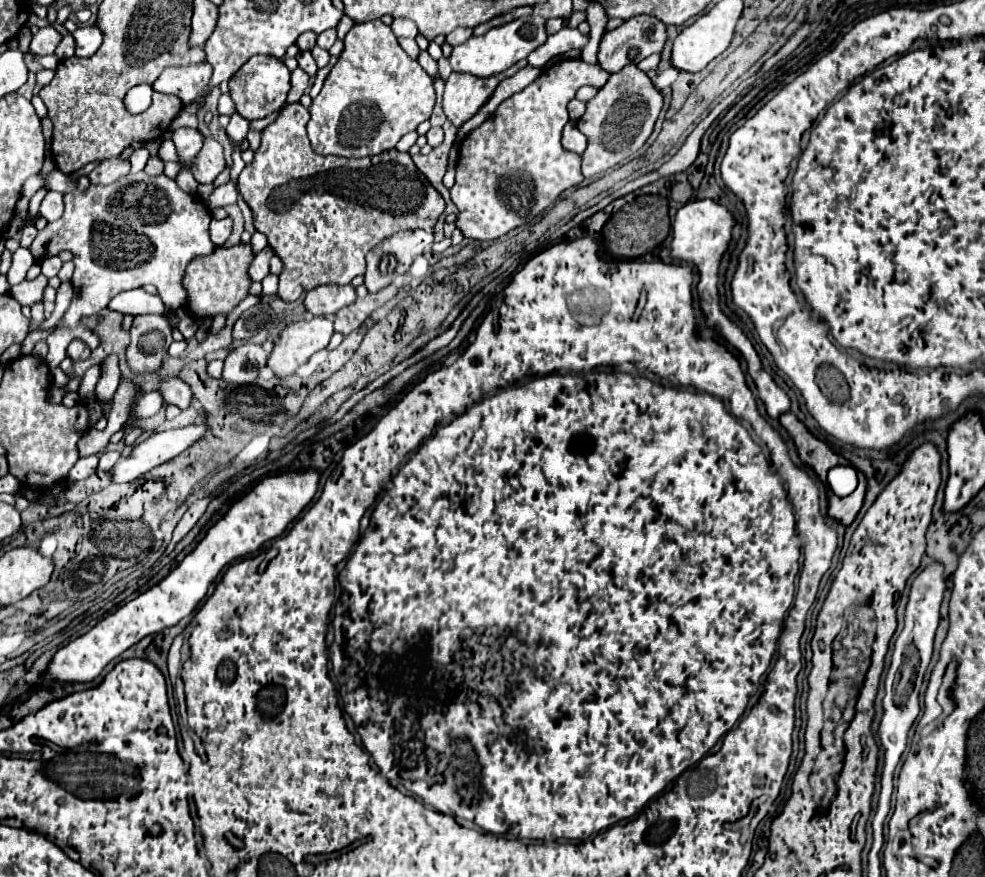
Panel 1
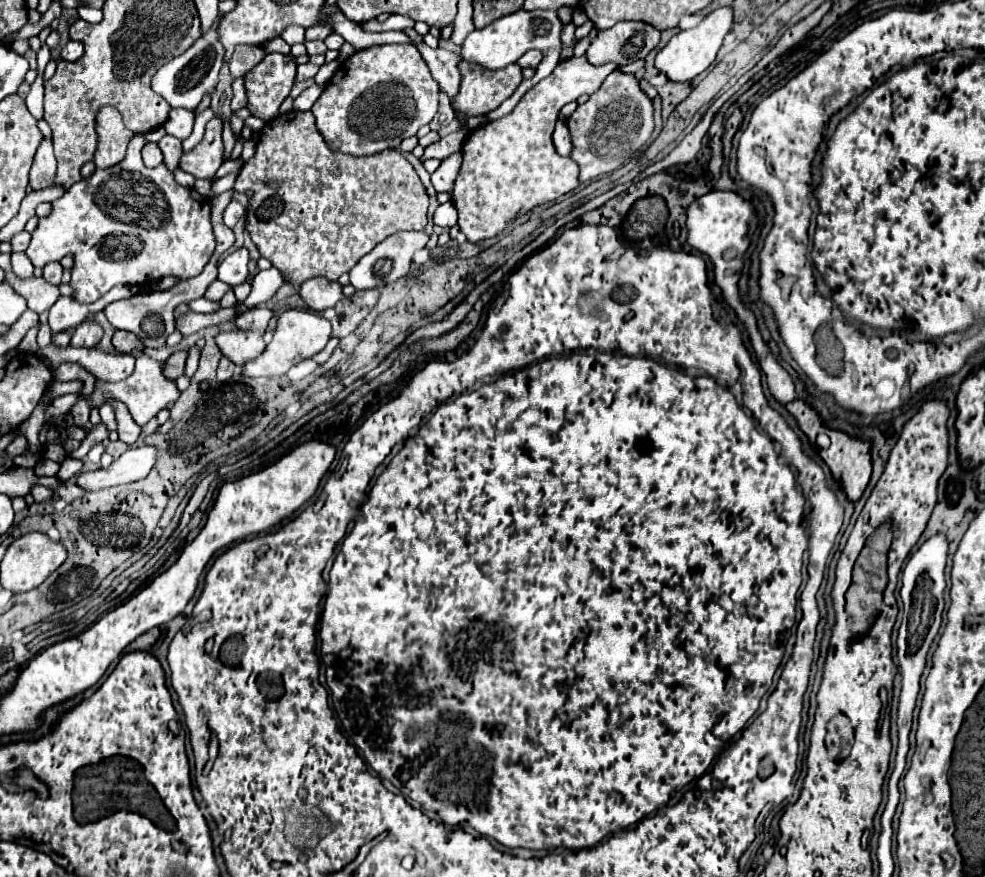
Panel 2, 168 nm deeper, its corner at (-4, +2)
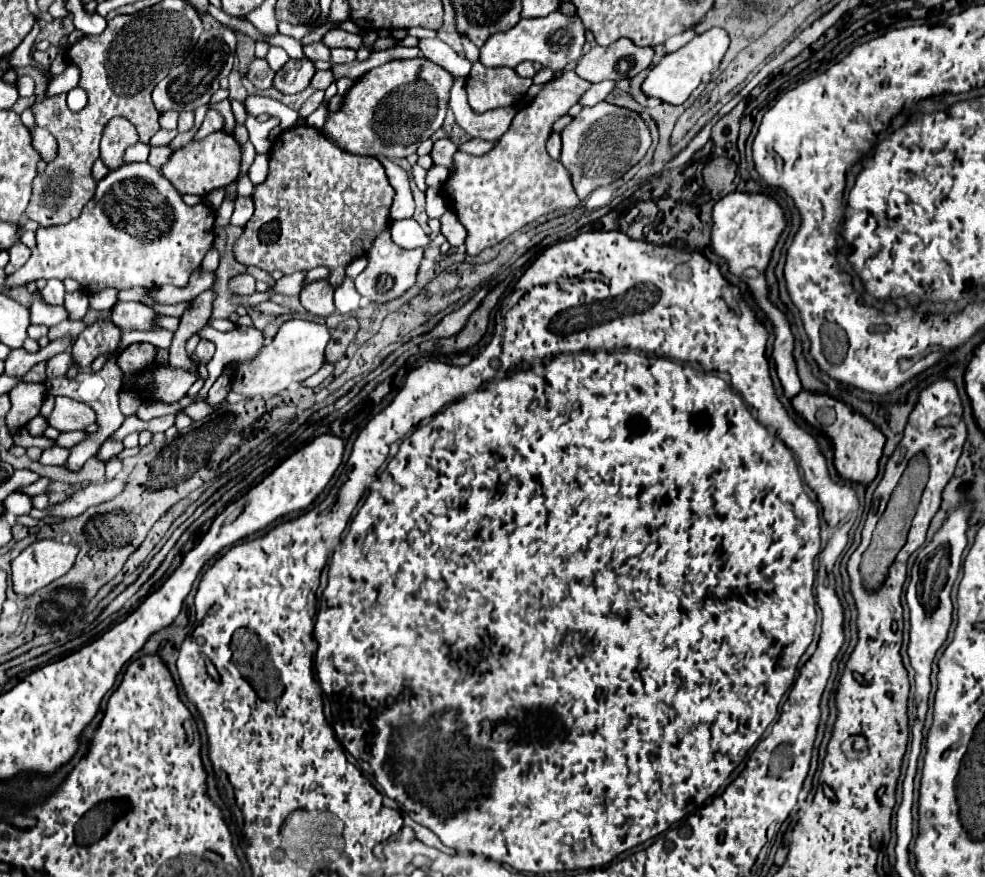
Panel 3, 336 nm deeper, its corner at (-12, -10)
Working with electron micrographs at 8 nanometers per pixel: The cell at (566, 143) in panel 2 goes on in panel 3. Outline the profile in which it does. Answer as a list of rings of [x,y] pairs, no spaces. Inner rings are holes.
[[[551,134],[551,138],[549,138],[549,142],[547,142],[547,152],[549,152],[549,156],[553,158],[553,160],[559,160],[559,152],[561,152],[561,136],[559,134]]]

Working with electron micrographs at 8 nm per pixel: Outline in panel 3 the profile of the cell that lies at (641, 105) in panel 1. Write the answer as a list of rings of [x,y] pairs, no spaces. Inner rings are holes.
[[[599,102],[593,108],[583,108],[583,112],[561,132],[561,140],[561,162],[571,174],[577,196],[585,200],[595,188],[609,186],[619,180],[647,154],[651,132],[641,114],[609,102]]]

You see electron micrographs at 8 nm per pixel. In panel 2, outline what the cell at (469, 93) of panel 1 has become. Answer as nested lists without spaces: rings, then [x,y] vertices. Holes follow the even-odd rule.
[[[461,62],[459,70],[463,80],[459,94],[453,98],[453,108],[457,108],[459,116],[477,116],[495,110],[523,80],[517,64],[509,64],[501,72],[485,72],[479,64]]]

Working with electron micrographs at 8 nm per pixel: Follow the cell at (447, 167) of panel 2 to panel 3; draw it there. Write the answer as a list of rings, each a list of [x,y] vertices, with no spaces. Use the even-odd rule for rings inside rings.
[[[441,138],[433,144],[433,150],[431,150],[431,158],[435,164],[443,164],[451,174],[453,174],[453,168],[451,168],[451,160],[453,160],[453,154],[457,152],[457,146],[449,140],[449,138]]]

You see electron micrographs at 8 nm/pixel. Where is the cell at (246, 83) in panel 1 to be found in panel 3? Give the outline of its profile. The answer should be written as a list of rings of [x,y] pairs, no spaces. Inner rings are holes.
[[[289,60],[273,80],[273,86],[279,92],[301,92],[309,86],[309,80],[315,74],[311,60]]]

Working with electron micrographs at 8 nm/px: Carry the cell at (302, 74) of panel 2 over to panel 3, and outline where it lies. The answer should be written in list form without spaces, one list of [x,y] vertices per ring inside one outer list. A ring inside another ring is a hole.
[[[331,70],[315,72],[315,76],[311,78],[311,86],[313,86],[315,90],[325,90],[331,82],[333,82],[333,74],[331,74]]]

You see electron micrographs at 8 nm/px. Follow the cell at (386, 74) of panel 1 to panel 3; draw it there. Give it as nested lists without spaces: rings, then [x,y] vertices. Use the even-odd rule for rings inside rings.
[[[427,58],[391,60],[355,80],[341,108],[329,112],[323,132],[349,154],[407,158],[443,126],[451,84],[451,74]]]

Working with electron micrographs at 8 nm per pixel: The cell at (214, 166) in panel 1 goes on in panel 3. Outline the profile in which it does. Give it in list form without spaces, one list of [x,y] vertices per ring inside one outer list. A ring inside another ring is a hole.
[[[219,130],[199,142],[189,142],[185,148],[173,152],[169,164],[165,164],[165,170],[161,172],[181,194],[205,196],[211,190],[225,188],[227,184],[231,184],[239,174],[239,164],[241,164],[241,146],[231,134]]]

